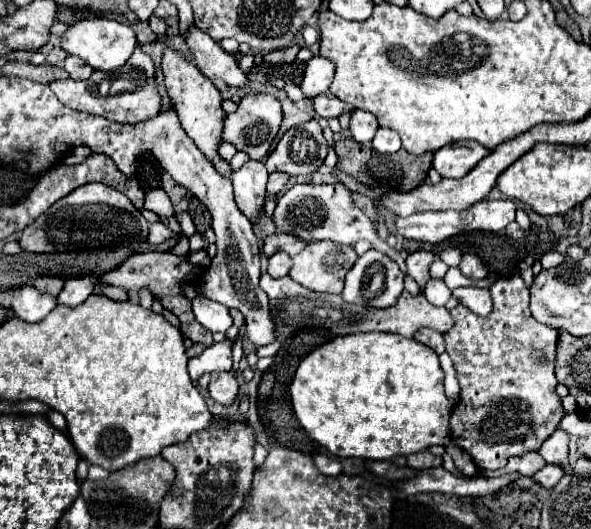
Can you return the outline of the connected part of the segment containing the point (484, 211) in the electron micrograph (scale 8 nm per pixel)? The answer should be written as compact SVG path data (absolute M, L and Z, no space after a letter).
M482 200L466 210L444 210L444 212L418 212L412 216L396 216L396 232L408 240L440 244L452 236L466 232L500 232L514 220L516 204L512 200Z

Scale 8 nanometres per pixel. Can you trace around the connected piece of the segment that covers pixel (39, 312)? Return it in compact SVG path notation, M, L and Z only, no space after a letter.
M22 286L14 290L12 312L26 322L40 322L52 308L56 308L56 298L36 290L34 286Z

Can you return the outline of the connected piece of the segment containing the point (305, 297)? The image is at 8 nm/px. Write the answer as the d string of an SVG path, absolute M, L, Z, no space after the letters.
M264 272L260 276L260 288L268 294L270 298L270 310L276 322L276 332L280 338L286 338L290 334L294 334L304 326L322 326L326 330L330 330L334 336L342 336L342 334L354 334L354 332L394 332L406 338L412 338L414 332L422 326L434 328L438 332L446 332L454 326L454 320L450 316L450 312L444 306L434 306L430 304L422 294L412 296L408 292L404 292L400 296L400 300L392 306L392 308L366 308L366 306L356 306L356 304L346 304L342 302L342 296L336 294L318 294L318 292L310 292L308 288L296 284L290 276L282 276L282 278L272 278L268 272Z

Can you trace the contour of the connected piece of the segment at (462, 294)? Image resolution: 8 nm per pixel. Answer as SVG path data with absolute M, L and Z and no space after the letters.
M454 288L452 296L478 316L492 312L492 298L486 288Z

